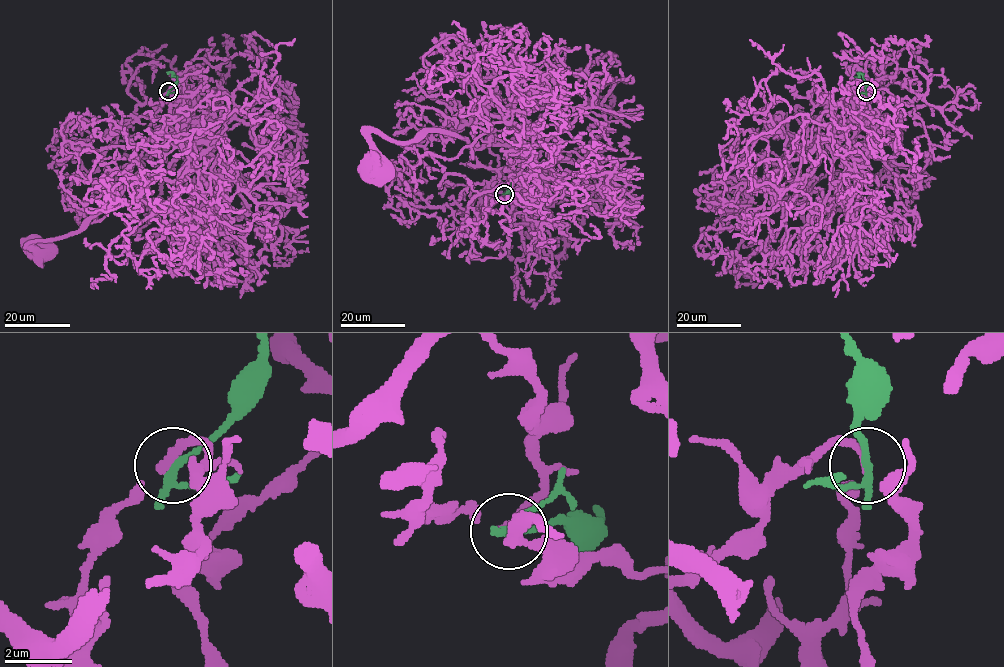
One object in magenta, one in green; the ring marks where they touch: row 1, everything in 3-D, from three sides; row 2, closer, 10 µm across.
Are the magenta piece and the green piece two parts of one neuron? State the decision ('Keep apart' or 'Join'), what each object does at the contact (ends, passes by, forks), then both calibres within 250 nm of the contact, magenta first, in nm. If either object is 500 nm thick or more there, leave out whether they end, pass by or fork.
Keep apart. At the ring magenta passes by. At the ring green forks. Thickness 170 nm (magenta) against 190 nm

